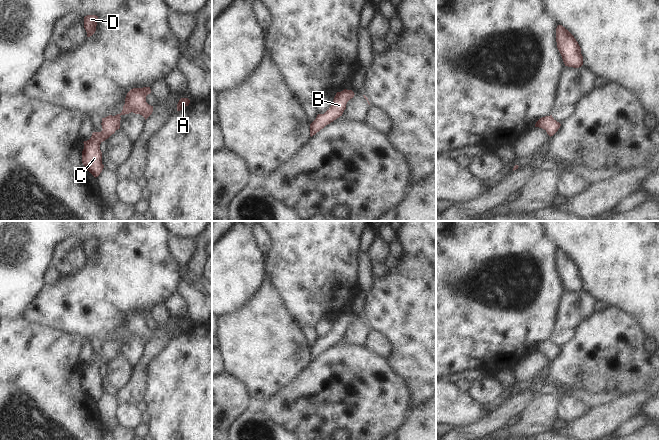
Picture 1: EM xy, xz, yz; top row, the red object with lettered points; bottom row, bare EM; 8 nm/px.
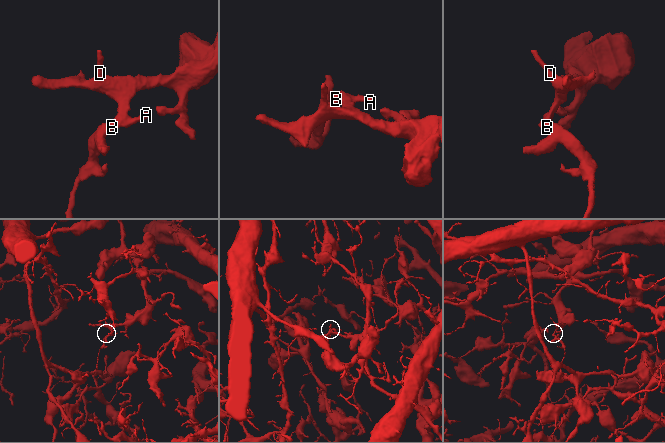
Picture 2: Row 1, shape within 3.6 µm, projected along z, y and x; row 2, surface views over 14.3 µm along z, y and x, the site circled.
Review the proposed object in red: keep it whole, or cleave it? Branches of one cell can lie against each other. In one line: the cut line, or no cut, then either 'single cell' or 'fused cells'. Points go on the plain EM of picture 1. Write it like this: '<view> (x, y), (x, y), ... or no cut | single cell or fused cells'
no cut | single cell

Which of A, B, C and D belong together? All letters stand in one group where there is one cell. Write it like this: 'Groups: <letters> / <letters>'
Groups: A B C D

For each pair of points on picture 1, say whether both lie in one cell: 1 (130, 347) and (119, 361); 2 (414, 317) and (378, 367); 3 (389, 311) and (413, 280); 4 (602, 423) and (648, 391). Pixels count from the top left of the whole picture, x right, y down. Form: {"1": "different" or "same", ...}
{"1": "different", "2": "different", "3": "same", "4": "same"}

